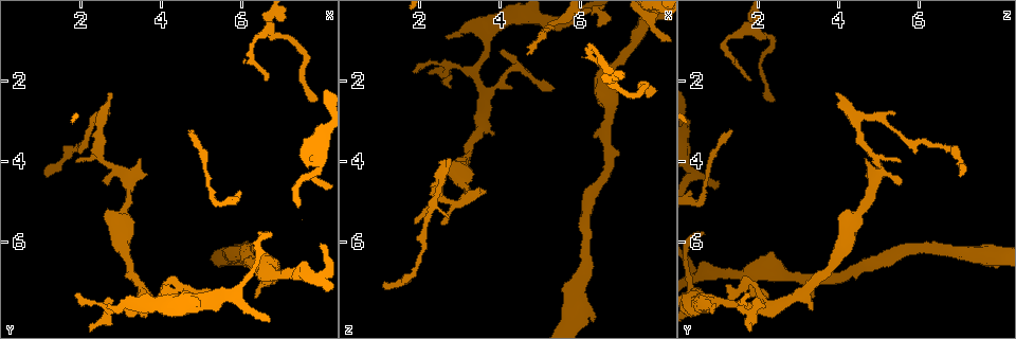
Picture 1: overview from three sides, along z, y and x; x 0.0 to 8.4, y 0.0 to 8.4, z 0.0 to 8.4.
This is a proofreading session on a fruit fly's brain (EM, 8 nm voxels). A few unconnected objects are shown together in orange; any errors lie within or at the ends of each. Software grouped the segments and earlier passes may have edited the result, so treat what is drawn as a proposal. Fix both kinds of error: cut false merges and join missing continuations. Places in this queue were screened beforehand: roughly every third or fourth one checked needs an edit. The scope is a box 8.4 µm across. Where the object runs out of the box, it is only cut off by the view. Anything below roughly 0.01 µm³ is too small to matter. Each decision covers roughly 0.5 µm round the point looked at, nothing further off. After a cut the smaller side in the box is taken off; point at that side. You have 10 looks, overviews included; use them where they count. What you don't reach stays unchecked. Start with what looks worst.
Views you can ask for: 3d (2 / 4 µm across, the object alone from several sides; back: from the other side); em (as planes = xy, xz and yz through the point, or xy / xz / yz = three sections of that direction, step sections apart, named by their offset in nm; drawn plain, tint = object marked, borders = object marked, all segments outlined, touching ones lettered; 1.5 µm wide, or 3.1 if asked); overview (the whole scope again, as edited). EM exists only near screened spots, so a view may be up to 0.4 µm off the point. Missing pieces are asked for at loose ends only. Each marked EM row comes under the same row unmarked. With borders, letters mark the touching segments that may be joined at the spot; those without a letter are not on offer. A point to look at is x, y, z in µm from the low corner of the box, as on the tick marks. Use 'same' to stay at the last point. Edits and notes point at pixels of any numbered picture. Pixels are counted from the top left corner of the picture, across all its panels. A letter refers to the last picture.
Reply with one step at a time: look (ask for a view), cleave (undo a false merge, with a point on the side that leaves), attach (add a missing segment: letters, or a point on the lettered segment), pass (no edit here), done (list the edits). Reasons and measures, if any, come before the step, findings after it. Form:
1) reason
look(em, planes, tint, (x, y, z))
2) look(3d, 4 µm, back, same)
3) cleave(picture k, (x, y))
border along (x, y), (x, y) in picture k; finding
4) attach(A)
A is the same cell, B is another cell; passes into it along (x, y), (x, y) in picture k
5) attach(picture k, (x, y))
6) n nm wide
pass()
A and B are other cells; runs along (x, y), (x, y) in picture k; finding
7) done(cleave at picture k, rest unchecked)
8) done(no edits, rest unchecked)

free end
look(em, yz, step 8, borders, (2.65, 7.55, 1.00))

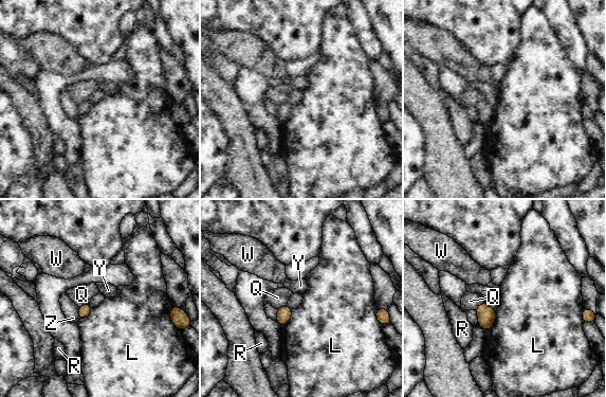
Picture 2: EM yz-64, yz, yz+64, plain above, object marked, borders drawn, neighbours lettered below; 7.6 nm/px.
look(em, planes, borders, same)

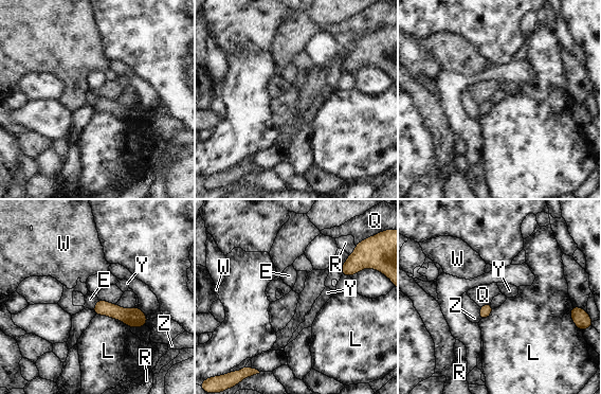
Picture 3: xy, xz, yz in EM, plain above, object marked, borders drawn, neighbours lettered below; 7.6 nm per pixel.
pass()
E, L, Q, R, W, Y and Z are other cells; border along (98, 299), (115, 304) in picture 3; no lettered segment goes on from it

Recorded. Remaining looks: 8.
look(em, planes, borders, (2.70, 2.30, 3.90))

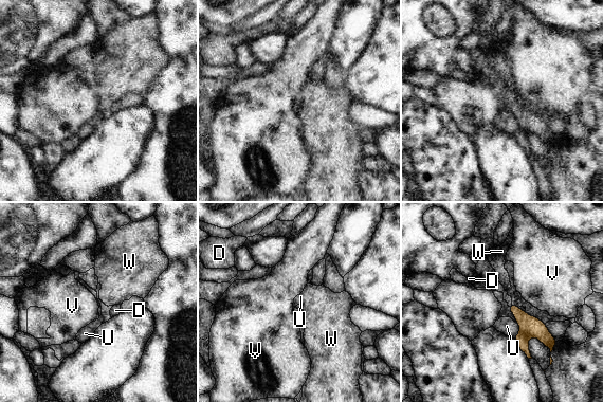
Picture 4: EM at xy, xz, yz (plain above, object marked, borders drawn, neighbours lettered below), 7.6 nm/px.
pass()
D, U, V and W are other cells; runs along (511, 307), (551, 344) in picture 4; no lettered segment goes on from it

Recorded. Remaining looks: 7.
look(em, xz, step 4, tint, (4.65, 3.25, 1.40))

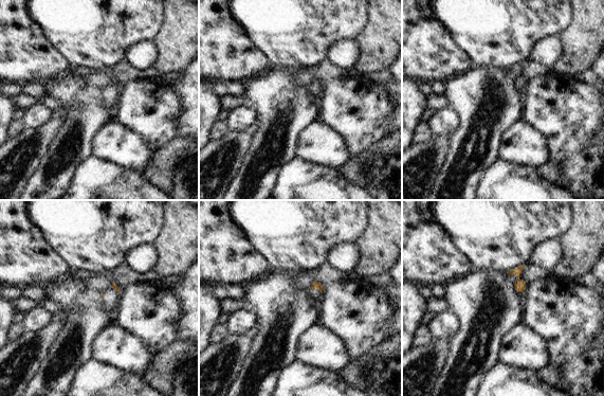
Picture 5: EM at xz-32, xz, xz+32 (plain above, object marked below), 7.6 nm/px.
cut it another way
look(em, yz, step 4, borders, same)

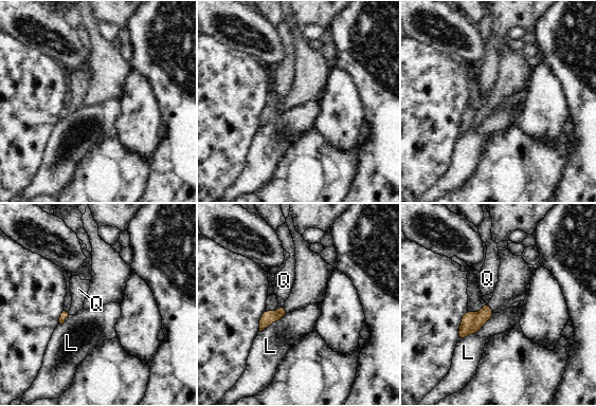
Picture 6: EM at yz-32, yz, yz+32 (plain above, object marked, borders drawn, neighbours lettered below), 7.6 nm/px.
pass()
L and Q are other cells; border along (494, 312), (475, 333), (458, 342) in picture 6; none of them fits

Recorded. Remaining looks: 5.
tapers out
look(em, planes, borders, (1.20, 4.35, 7.05))

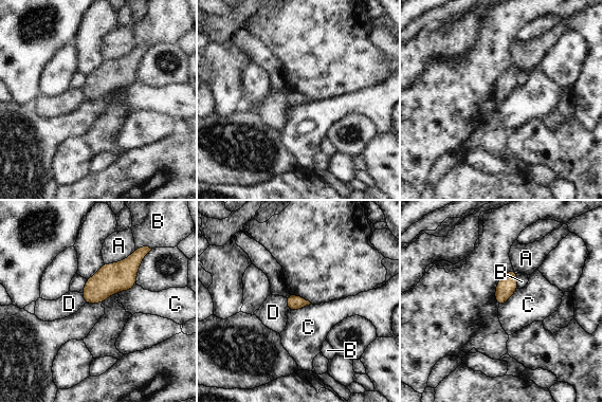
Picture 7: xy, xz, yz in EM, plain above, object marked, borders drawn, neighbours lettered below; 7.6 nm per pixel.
A touches over 260 nm
pass()
A, B, C and D are other cells; border along (311, 304), (288, 310) in picture 7; none of them fits

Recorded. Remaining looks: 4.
done(no edits, rest unchecked)

